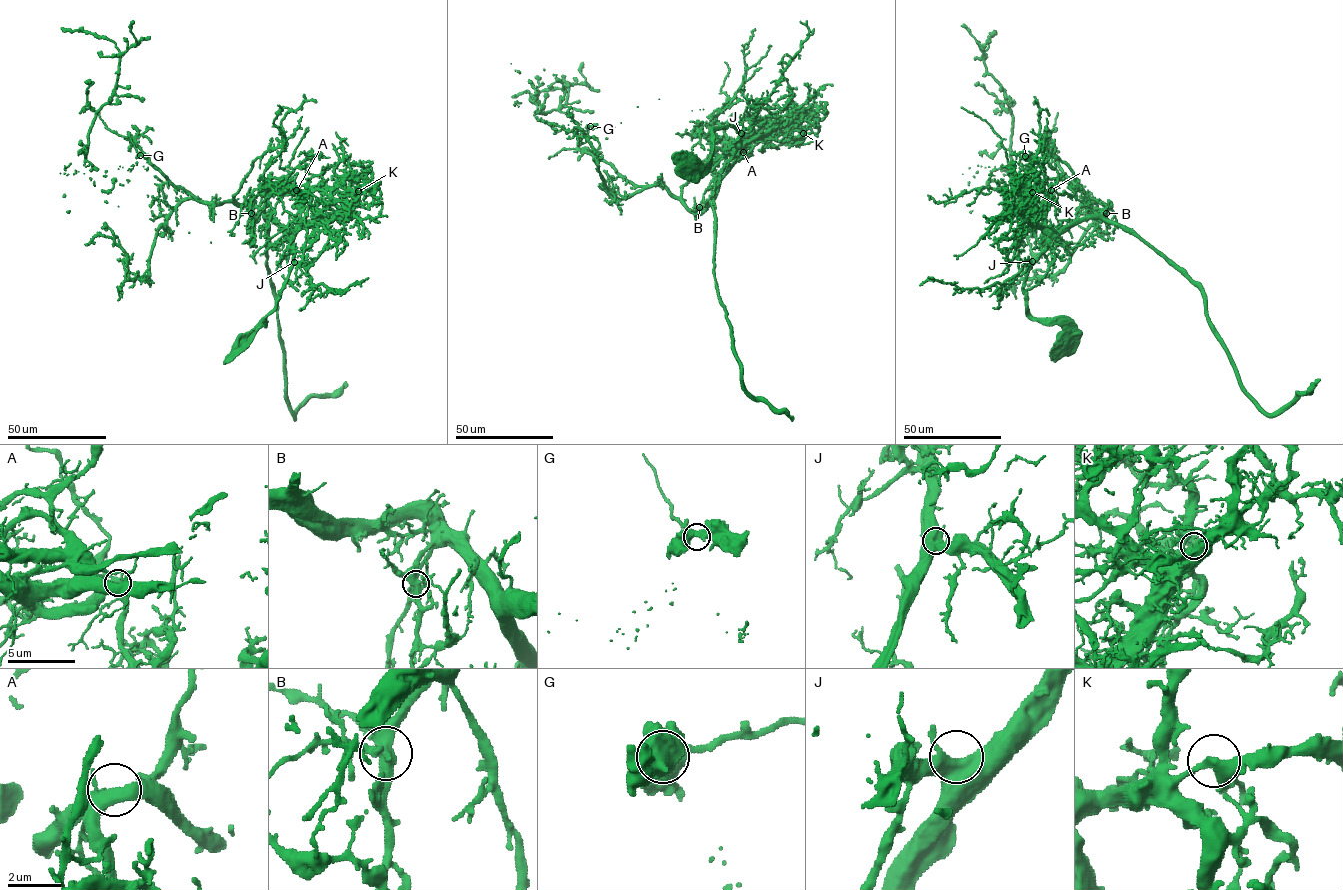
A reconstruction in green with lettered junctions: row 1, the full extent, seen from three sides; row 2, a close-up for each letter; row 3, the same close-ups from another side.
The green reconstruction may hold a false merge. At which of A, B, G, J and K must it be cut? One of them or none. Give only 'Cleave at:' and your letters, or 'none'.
Cleave at: B

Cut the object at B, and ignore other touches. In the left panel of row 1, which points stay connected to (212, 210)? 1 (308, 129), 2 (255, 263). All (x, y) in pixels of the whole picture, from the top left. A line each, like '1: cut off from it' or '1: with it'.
1: cut off from it
2: cut off from it

